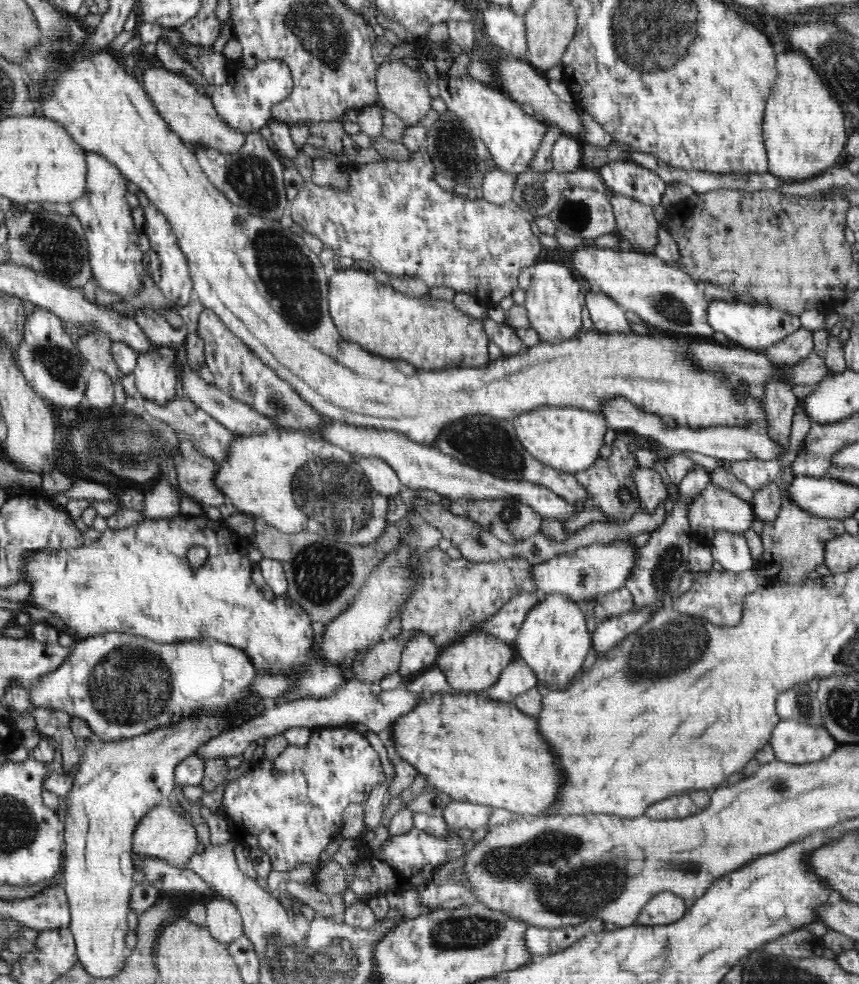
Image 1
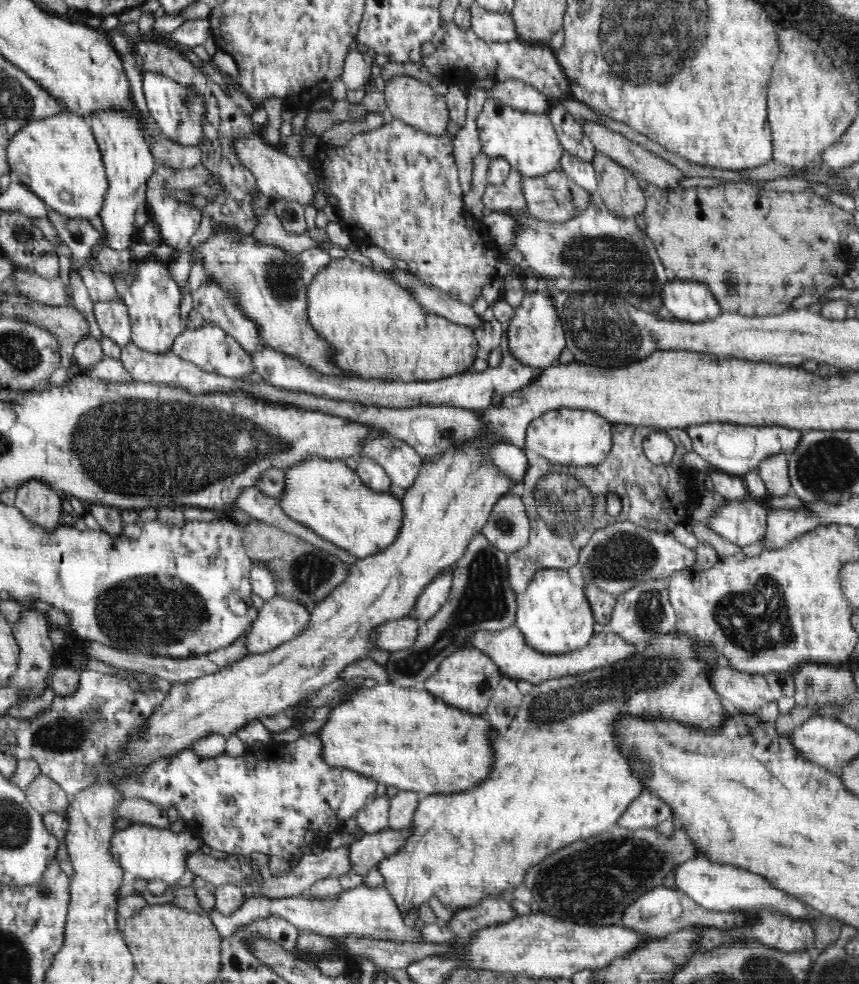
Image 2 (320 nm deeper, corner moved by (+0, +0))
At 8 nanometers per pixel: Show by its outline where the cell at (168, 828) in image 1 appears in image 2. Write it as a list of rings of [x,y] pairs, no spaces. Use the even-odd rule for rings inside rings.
[[[133,823],[123,830],[114,831],[110,854],[121,864],[124,872],[129,872],[138,879],[145,878],[147,881],[158,879],[168,886],[173,886],[187,870],[187,854],[200,850],[203,844],[200,837],[187,829],[175,834],[169,828],[161,829],[150,824]]]

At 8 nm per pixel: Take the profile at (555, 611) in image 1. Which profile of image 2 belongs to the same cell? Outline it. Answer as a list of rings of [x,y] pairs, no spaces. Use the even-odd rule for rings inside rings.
[[[567,568],[538,570],[516,600],[515,625],[524,634],[526,643],[539,653],[564,654],[581,649],[596,634],[594,623],[585,589],[572,582]]]

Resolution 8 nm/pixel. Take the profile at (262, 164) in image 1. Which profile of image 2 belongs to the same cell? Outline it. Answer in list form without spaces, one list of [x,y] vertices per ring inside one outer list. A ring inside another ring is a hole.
[[[145,71],[143,82],[148,110],[164,135],[182,146],[198,145],[204,134],[202,118],[206,114],[206,107],[204,107],[205,98],[202,94],[205,91],[199,92],[199,90],[195,90],[194,86],[185,88],[174,79],[168,78],[168,75],[152,71]]]

